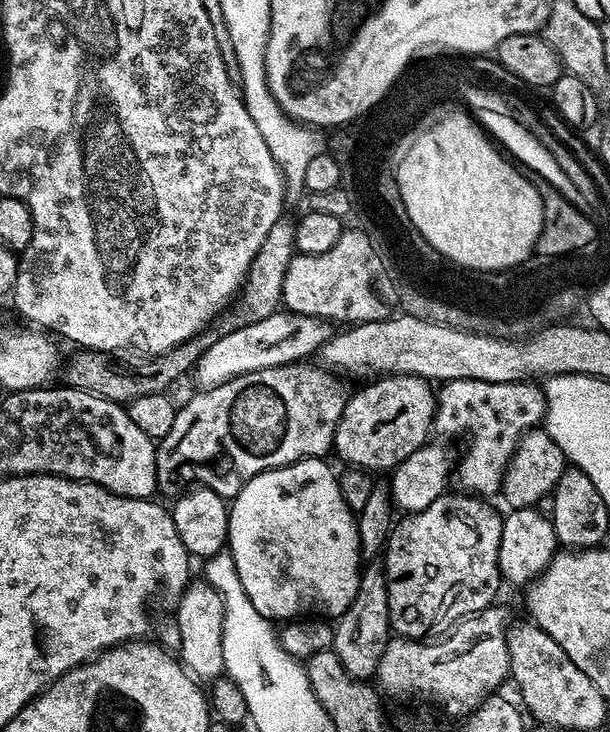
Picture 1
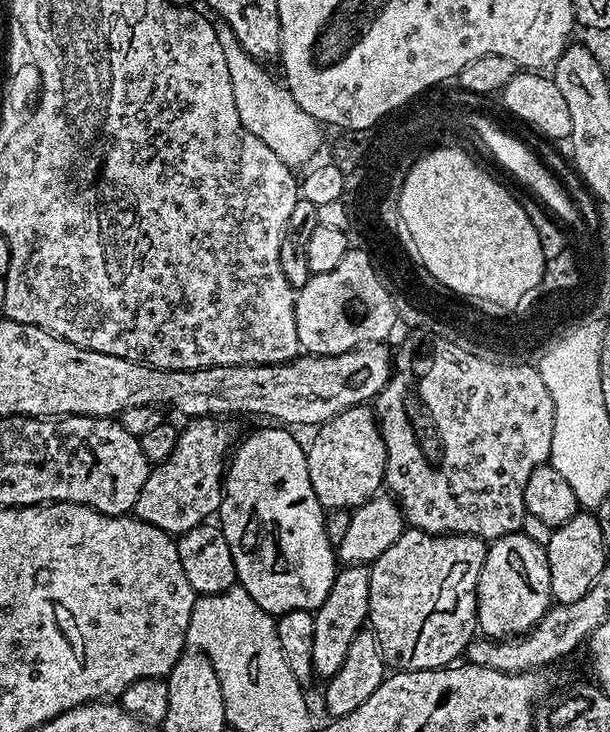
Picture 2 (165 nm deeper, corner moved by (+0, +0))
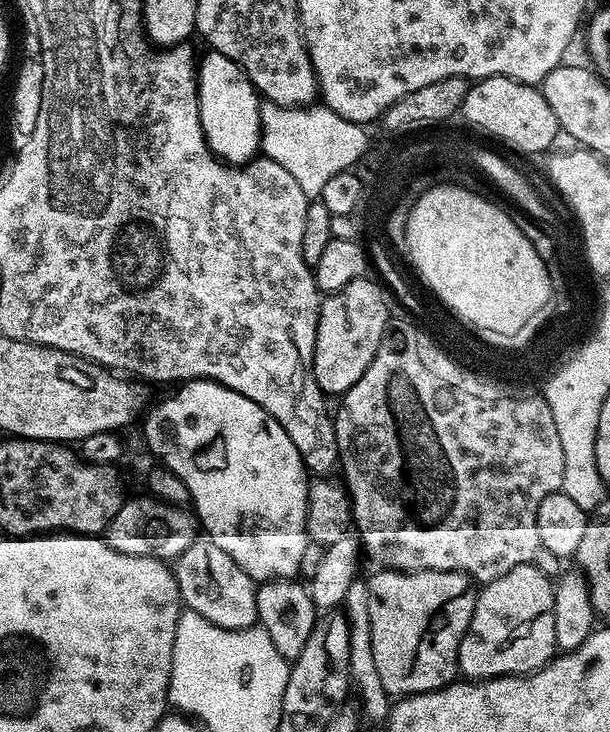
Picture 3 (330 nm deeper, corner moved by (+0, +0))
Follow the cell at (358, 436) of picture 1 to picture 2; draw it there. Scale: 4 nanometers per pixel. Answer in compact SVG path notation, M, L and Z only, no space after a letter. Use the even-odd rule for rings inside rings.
M371 407L351 408L315 429L316 437L312 445L307 445L308 469L310 470L310 486L314 486L314 494L318 494L318 502L325 510L360 508L381 491L386 470L386 442L380 433L378 417Z

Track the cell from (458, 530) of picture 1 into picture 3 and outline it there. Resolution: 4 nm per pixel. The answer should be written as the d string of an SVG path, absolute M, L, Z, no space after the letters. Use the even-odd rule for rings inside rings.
M376 570L373 573L366 580L369 592L370 638L374 646L374 666L389 697L403 698L433 692L453 683L458 676L456 663L460 643L470 626L470 618L476 605L477 593L468 592L474 588L472 577L465 572Z

